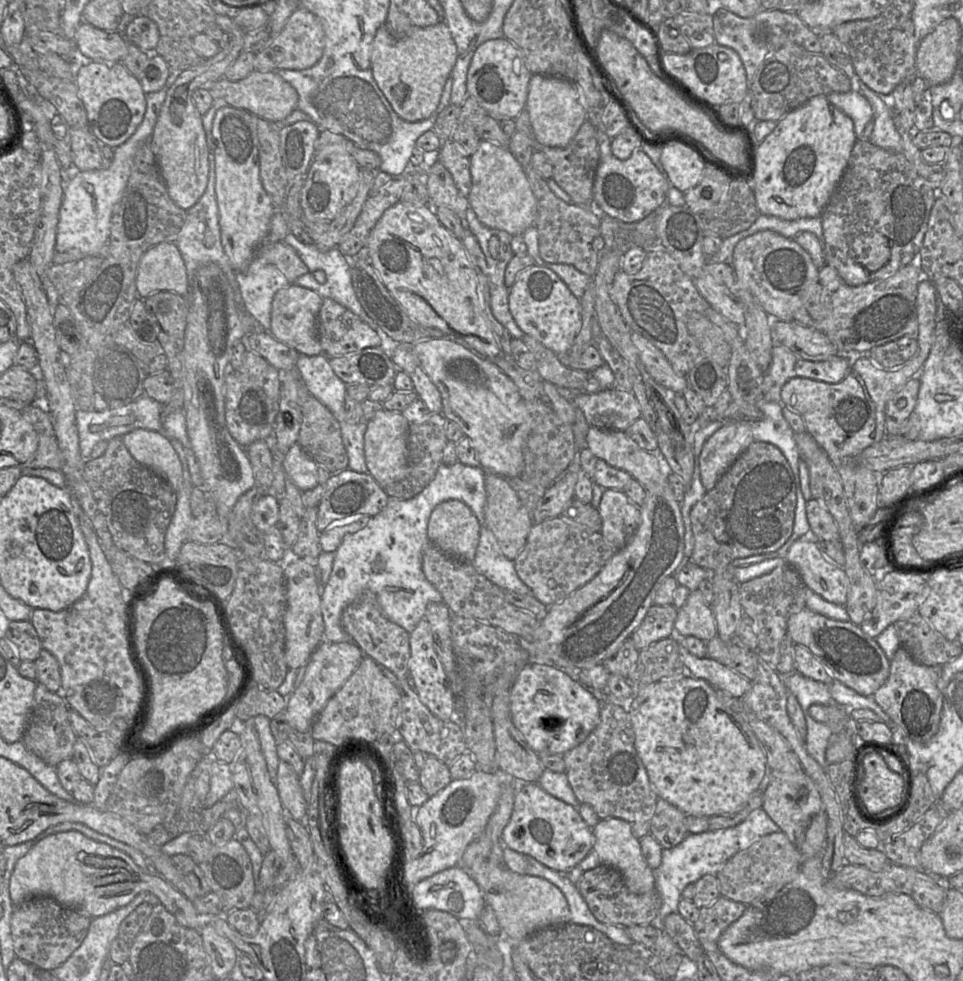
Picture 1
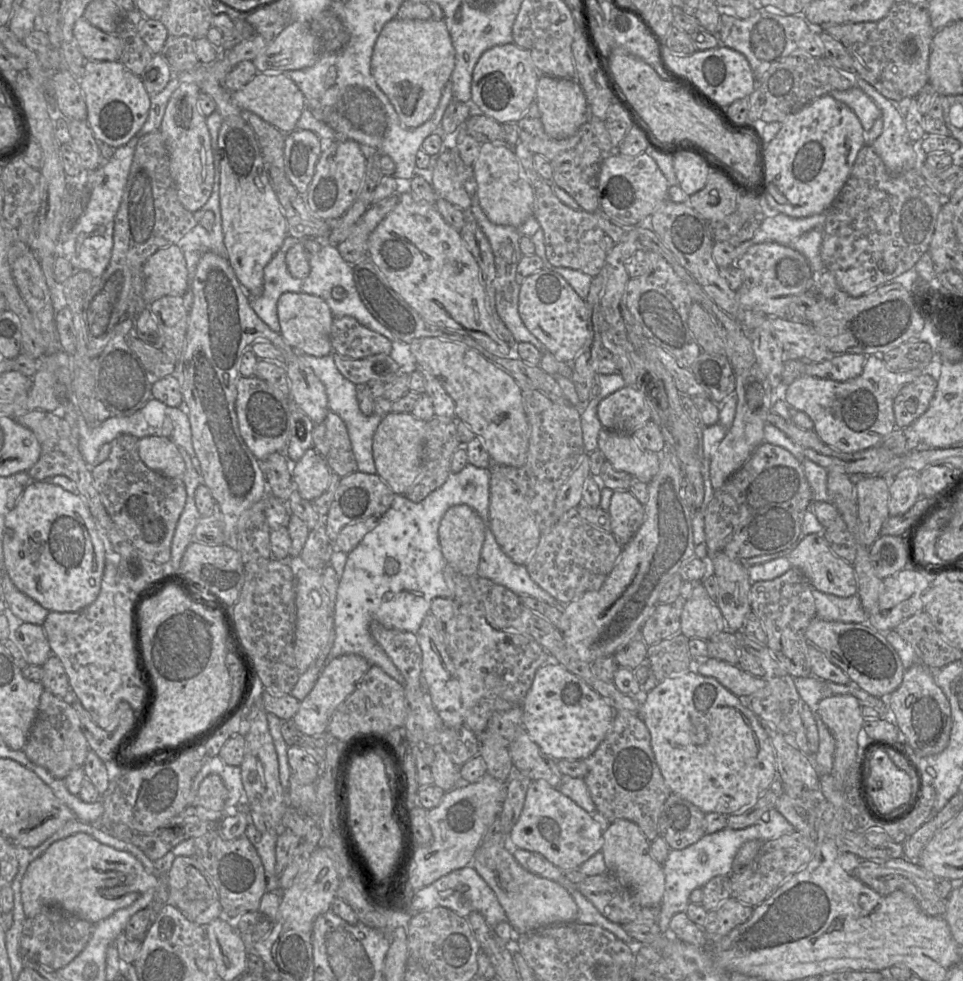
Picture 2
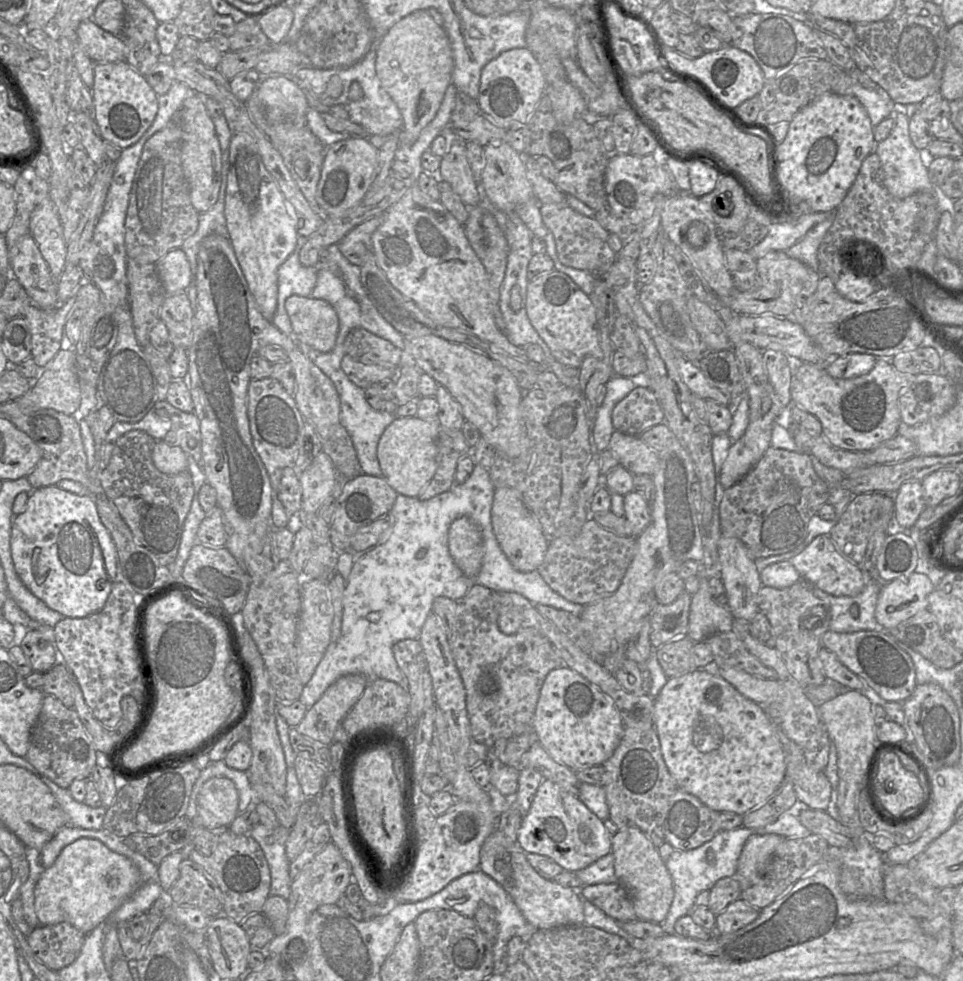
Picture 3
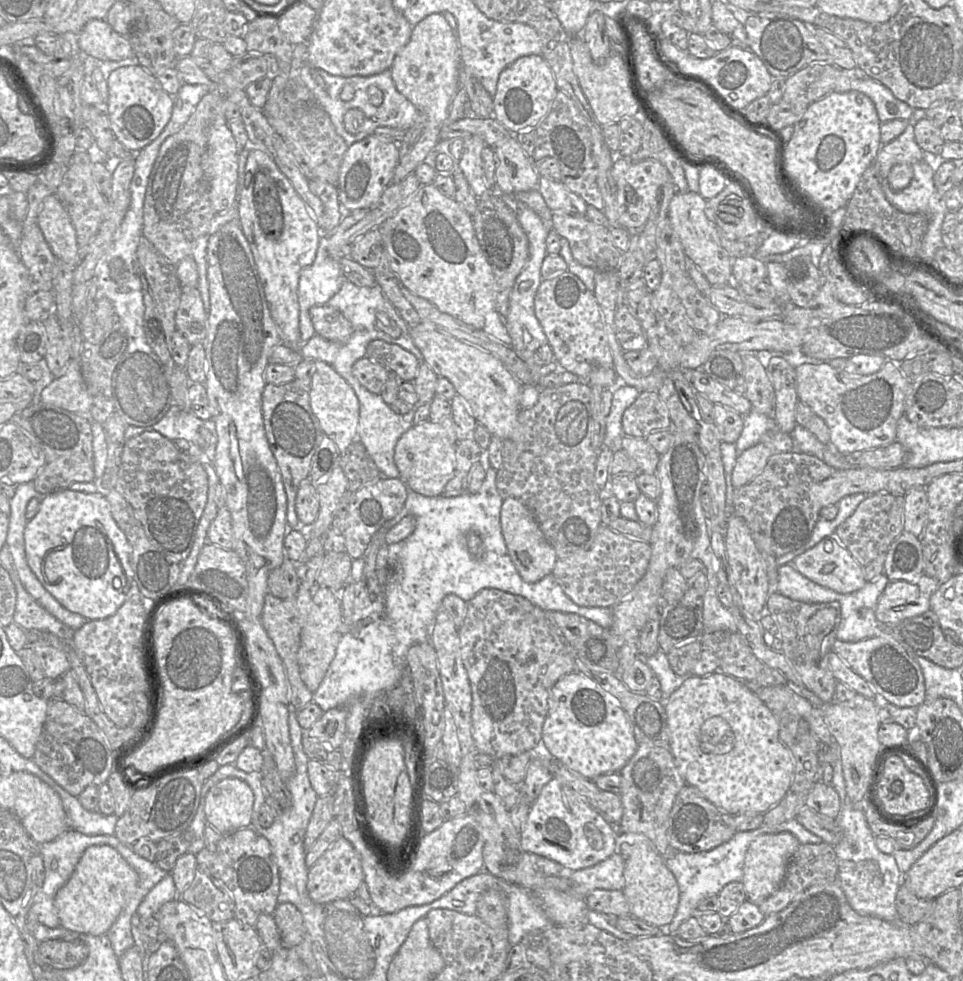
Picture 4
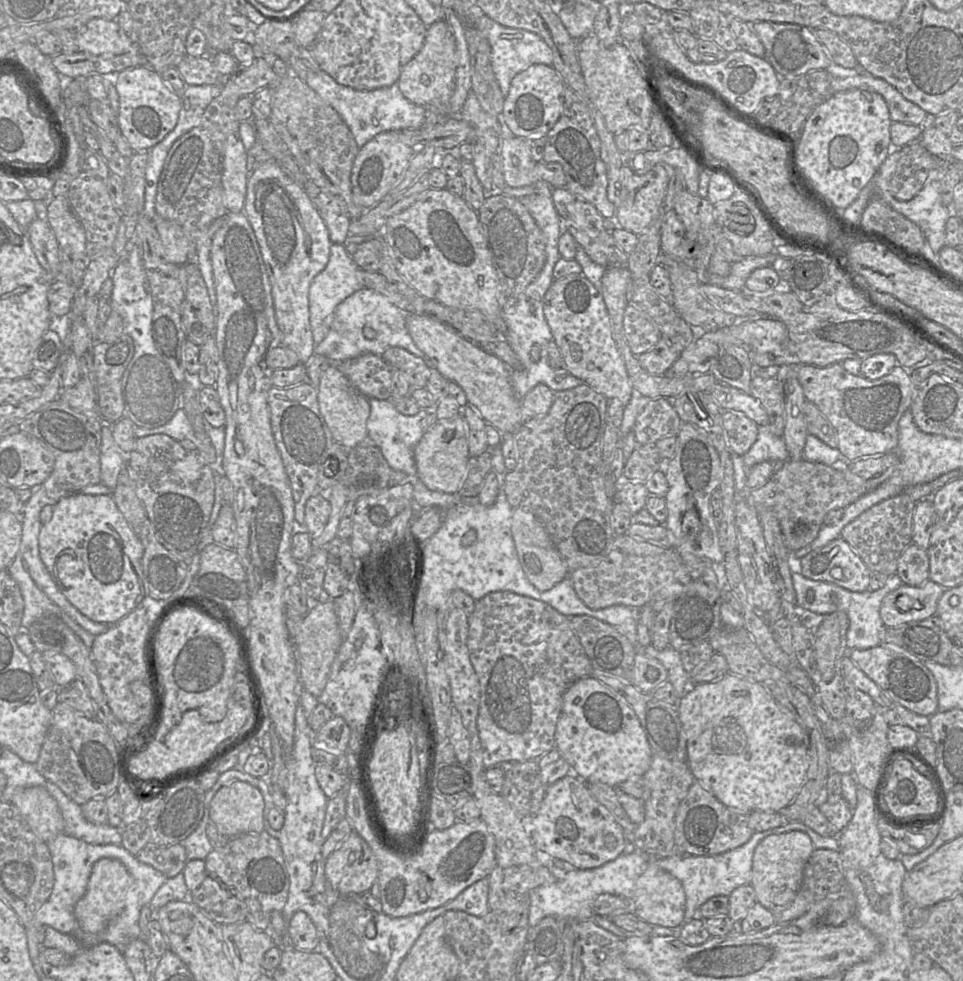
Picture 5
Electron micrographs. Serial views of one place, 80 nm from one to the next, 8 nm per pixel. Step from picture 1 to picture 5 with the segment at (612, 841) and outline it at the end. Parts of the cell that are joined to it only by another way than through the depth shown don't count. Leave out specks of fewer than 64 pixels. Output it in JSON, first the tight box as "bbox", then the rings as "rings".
{"bbox":[630,863,686,927],"rings":[[[649,863],[635,882],[630,909],[651,926],[681,927],[686,921],[685,892],[681,882],[663,871],[655,863]]]}

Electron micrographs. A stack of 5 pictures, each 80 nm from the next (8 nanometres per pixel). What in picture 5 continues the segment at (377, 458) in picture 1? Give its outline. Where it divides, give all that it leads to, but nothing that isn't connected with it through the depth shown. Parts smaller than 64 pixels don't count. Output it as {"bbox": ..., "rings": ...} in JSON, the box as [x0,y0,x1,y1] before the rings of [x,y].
{"bbox":[414,415,469,494],"rings":[[[462,415],[441,419],[428,428],[414,448],[417,478],[433,491],[456,494],[467,478],[469,453],[469,428]]]}

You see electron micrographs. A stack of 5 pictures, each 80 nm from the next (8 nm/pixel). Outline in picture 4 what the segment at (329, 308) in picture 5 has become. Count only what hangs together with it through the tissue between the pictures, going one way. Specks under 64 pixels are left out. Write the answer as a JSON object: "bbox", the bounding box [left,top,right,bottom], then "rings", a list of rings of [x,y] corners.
{"bbox":[298,237,347,342],"rings":[[[321,237],[316,259],[313,264],[301,271],[298,284],[300,306],[301,342],[310,340],[315,334],[309,309],[325,305],[347,281],[341,274],[338,260],[331,258],[326,250],[326,239]]]}

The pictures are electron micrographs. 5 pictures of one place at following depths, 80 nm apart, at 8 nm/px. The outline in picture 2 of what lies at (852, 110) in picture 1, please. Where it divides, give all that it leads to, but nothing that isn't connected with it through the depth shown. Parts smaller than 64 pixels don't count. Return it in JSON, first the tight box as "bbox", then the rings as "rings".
{"bbox":[829,86,881,131],"rings":[[[857,86],[843,91],[834,90],[829,94],[853,110],[865,131],[868,131],[875,120],[881,117],[881,111],[875,102]]]}

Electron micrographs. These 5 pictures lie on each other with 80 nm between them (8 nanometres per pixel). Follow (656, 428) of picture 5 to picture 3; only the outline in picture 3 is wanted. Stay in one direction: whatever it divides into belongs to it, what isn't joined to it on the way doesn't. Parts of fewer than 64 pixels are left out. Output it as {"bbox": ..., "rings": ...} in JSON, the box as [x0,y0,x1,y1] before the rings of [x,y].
{"bbox":[611,386,664,436],"rings":[[[645,386],[634,388],[611,413],[615,431],[640,436],[649,428],[664,423],[664,413],[655,395]]]}

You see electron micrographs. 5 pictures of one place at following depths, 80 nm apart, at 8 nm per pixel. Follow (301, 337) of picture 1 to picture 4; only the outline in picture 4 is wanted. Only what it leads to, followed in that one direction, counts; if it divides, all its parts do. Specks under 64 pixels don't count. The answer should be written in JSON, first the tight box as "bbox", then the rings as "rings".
{"bbox":[309,304,353,343],"rings":[[[325,304],[309,309],[315,334],[333,342],[345,343],[353,328],[349,321],[335,308]]]}

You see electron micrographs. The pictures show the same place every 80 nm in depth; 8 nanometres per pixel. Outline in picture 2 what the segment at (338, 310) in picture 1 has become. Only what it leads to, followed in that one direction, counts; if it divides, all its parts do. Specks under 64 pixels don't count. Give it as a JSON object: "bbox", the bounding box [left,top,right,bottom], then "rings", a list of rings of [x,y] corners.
{"bbox":[330,316,392,359],"rings":[[[351,316],[334,317],[330,342],[332,353],[352,359],[390,355],[392,351],[392,343],[386,337],[368,329]]]}

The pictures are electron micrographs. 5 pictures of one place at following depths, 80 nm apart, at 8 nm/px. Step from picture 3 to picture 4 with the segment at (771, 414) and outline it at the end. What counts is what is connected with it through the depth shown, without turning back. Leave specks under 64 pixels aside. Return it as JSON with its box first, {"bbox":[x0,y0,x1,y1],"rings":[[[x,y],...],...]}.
{"bbox":[731,443,776,488],"rings":[[[758,443],[741,452],[736,459],[731,481],[734,488],[739,488],[758,476],[776,451],[765,443]]]}

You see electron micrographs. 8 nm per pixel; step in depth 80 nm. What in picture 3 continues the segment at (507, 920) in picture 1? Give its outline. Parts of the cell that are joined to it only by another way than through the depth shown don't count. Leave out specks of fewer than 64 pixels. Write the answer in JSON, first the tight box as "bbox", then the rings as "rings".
{"bbox":[478,831,584,930],"rings":[[[493,831],[481,847],[478,869],[505,889],[536,930],[583,925],[584,910],[579,892],[543,878],[527,861],[526,853],[530,852],[525,852],[517,842],[506,841],[501,831]]]}

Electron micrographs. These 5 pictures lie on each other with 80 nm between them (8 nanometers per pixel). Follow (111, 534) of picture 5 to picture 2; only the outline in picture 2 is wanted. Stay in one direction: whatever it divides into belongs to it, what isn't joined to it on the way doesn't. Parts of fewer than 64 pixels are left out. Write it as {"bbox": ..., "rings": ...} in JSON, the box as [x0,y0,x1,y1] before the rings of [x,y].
{"bbox":[2,481,106,612],"rings":[[[32,481],[5,517],[2,544],[4,566],[12,583],[49,612],[78,612],[98,597],[106,553],[101,529],[79,494],[71,493],[50,481]]]}

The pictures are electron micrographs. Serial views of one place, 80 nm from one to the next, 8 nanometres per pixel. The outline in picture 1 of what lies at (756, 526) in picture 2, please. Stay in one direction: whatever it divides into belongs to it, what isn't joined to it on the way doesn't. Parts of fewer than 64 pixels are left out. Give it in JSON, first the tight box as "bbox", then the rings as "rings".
{"bbox":[688,441,800,572],"rings":[[[754,441],[724,473],[714,488],[707,491],[701,500],[692,507],[690,511],[690,520],[692,534],[694,537],[694,547],[690,557],[688,558],[688,563],[696,564],[710,572],[713,572],[718,568],[732,567],[730,564],[735,559],[777,551],[788,541],[793,532],[798,487],[800,487],[799,479],[795,477],[789,462],[780,449],[768,442]]]}

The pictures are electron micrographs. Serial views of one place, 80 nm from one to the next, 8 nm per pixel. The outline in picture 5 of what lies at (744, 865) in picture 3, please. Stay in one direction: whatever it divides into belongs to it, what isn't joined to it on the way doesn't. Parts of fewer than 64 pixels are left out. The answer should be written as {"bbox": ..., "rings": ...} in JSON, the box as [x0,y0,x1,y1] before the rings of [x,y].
{"bbox":[750,831,815,909],"rings":[[[801,831],[770,835],[761,840],[754,850],[750,882],[757,902],[767,909],[789,905],[796,897],[804,866],[815,849],[811,838]]]}

